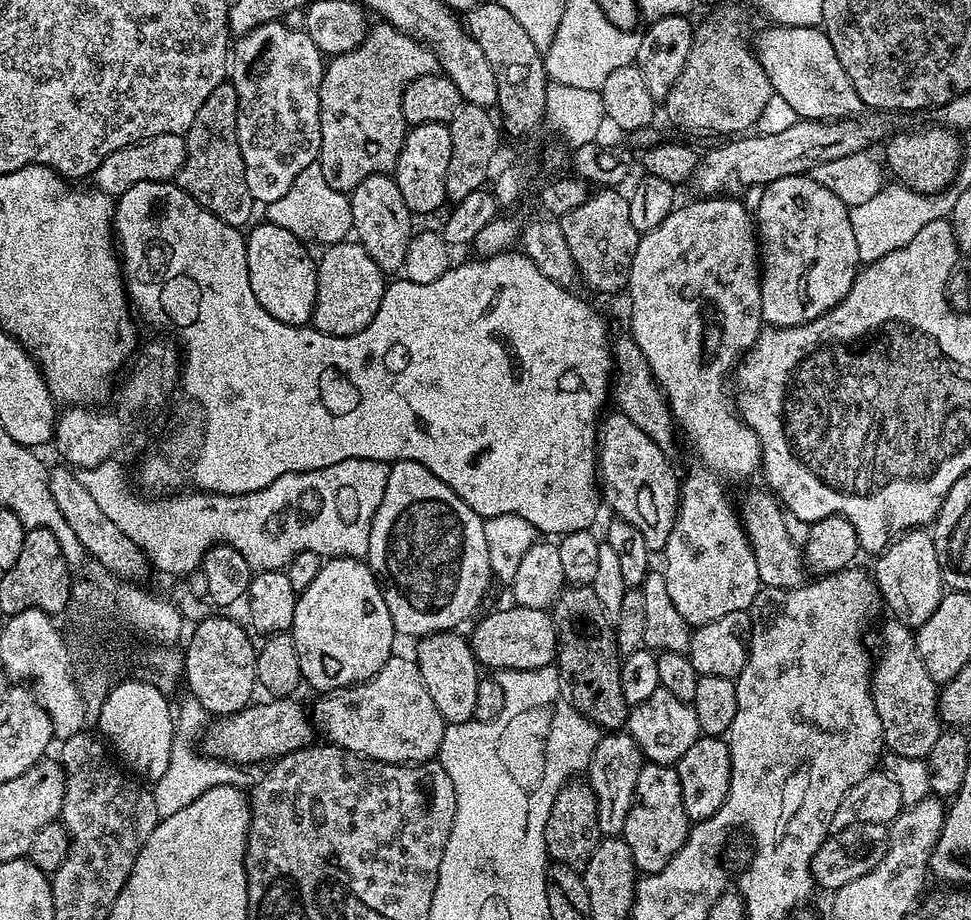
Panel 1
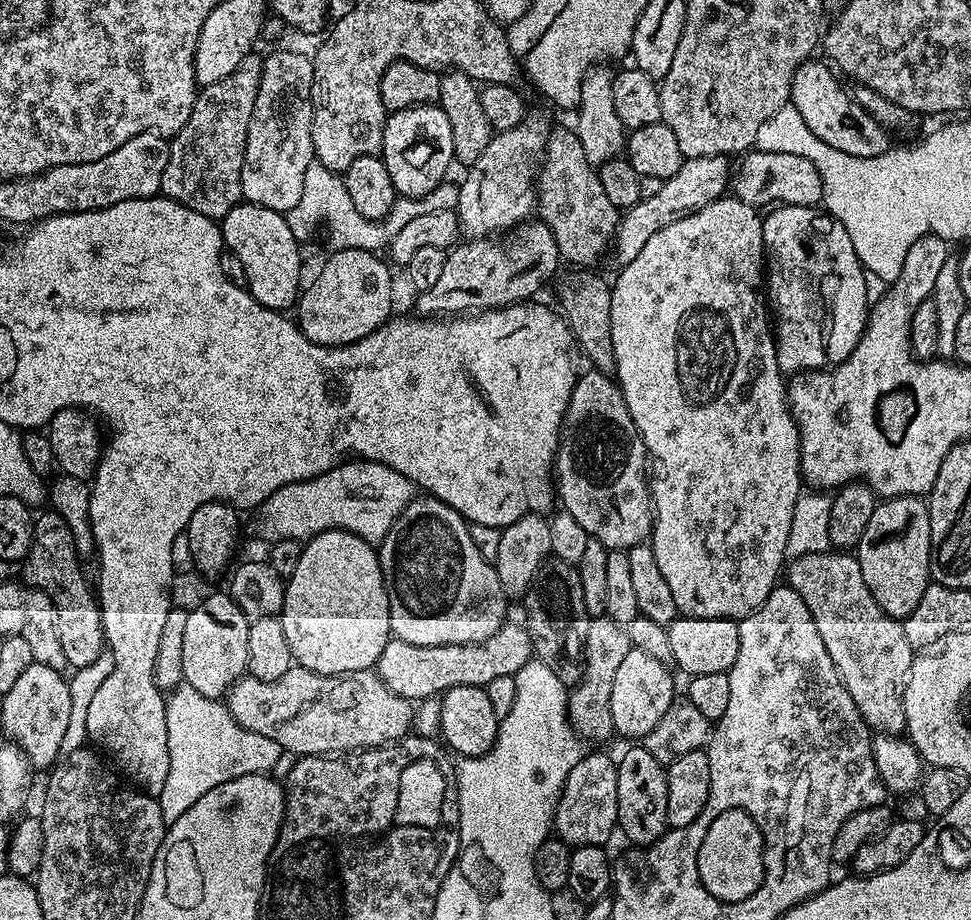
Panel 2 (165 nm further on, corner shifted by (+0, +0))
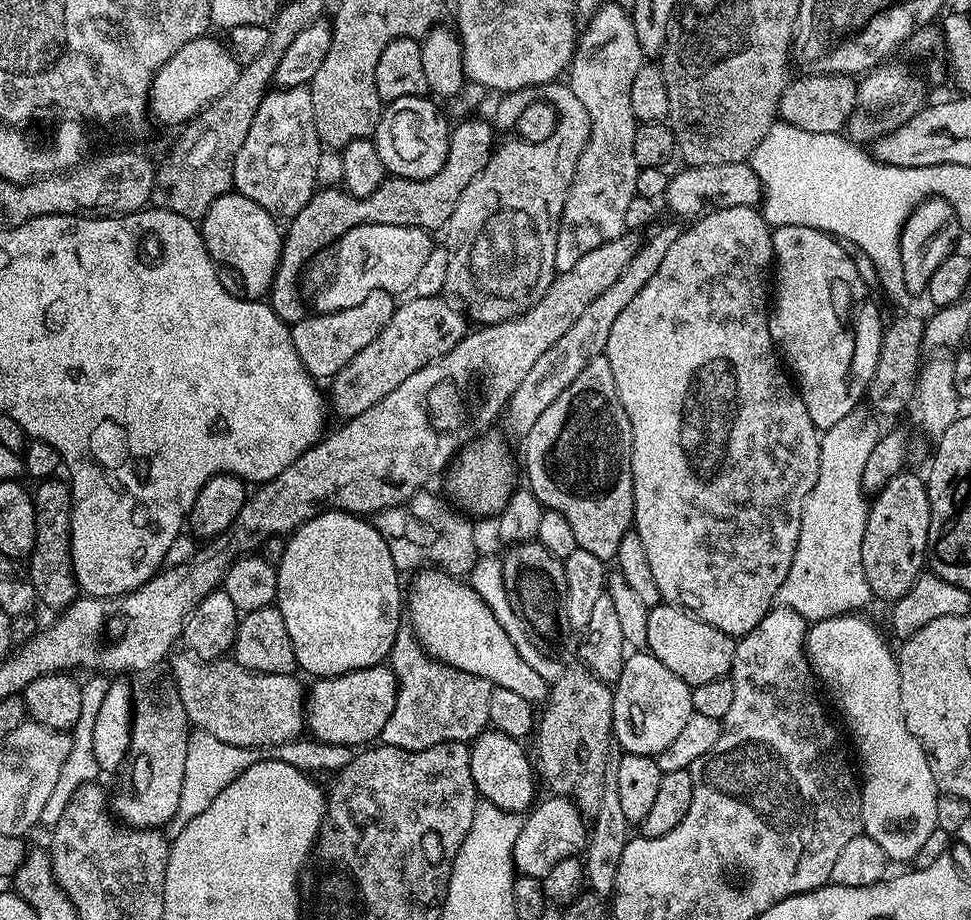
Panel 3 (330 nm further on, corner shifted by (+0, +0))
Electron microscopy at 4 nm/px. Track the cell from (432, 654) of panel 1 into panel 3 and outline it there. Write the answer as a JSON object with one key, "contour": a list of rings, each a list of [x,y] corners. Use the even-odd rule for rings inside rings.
{"contour":[[[489,727],[471,741],[468,750],[470,774],[474,778],[477,793],[487,803],[498,806],[503,812],[523,813],[533,803],[532,794],[535,788],[538,788],[538,780],[529,753],[527,756],[520,744],[523,743],[517,737],[507,736],[497,728]]]}

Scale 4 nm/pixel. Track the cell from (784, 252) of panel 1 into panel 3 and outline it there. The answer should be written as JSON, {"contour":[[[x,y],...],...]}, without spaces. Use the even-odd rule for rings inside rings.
{"contour":[[[782,226],[772,233],[774,303],[768,318],[772,343],[794,377],[802,402],[818,430],[835,429],[835,424],[842,423],[859,406],[860,400],[862,404],[878,366],[878,350],[884,337],[880,312],[868,297],[860,268],[847,251],[836,237],[810,226]]]}

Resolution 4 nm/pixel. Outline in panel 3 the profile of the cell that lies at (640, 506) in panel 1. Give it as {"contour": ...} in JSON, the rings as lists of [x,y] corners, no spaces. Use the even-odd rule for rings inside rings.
{"contour":[[[601,354],[594,357],[590,362],[586,362],[582,372],[578,374],[578,378],[574,378],[574,382],[570,382],[570,386],[566,386],[566,390],[562,390],[562,394],[558,394],[558,398],[554,398],[554,402],[550,402],[550,406],[546,406],[546,410],[542,410],[542,414],[538,414],[538,422],[534,422],[534,426],[530,426],[530,430],[523,437],[523,440],[524,468],[528,471],[527,487],[532,489],[532,493],[538,498],[538,502],[544,505],[547,511],[562,514],[562,518],[566,518],[566,522],[570,522],[570,527],[574,529],[577,548],[590,550],[590,554],[594,554],[594,558],[599,560],[611,561],[615,557],[618,545],[622,542],[625,533],[634,524],[632,514],[634,510],[634,490],[632,489],[632,427],[630,426],[630,418],[618,398],[618,390],[614,386],[614,370],[610,370],[607,355]]]}

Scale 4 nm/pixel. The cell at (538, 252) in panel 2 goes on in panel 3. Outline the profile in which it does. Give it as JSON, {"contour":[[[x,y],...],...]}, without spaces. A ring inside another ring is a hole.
{"contour":[[[413,295],[411,299],[397,307],[382,334],[378,334],[366,350],[358,350],[350,363],[338,375],[331,377],[330,408],[340,418],[357,416],[362,414],[362,410],[370,410],[374,402],[382,402],[382,398],[386,398],[390,390],[402,386],[414,370],[422,370],[422,366],[449,352],[469,331],[465,313],[455,303],[447,304],[443,295]]]}

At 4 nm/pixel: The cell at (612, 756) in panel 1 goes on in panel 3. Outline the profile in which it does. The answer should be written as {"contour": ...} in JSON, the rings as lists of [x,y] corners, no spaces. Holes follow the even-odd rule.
{"contour":[[[549,795],[547,799],[537,803],[521,821],[512,850],[513,867],[519,875],[542,878],[554,862],[583,853],[588,842],[590,828],[576,805],[567,796]]]}

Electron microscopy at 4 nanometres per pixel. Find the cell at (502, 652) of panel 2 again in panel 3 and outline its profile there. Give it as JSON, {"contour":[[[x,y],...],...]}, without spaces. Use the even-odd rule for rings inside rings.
{"contour":[[[384,664],[320,678],[313,684],[306,692],[306,728],[311,739],[323,744],[371,745],[383,730],[390,710],[394,710],[396,675]]]}

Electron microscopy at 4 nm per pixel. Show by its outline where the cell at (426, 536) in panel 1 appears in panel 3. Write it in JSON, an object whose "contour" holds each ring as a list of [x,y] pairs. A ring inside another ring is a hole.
{"contour":[[[435,566],[421,567],[412,578],[412,589],[406,592],[406,620],[429,656],[466,670],[466,674],[486,678],[495,687],[514,690],[534,706],[547,701],[550,682],[522,662],[506,630],[490,614],[490,606],[478,598],[471,583]]]}

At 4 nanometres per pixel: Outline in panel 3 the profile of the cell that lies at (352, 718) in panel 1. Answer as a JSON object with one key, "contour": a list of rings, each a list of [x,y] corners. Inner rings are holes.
{"contour":[[[183,654],[184,656],[173,655],[172,660],[172,681],[171,687],[176,692],[178,698],[182,702],[182,706],[188,715],[188,723],[193,729],[210,734],[214,738],[218,738],[222,742],[230,742],[230,746],[246,746],[247,748],[271,748],[274,744],[285,744],[287,740],[297,739],[305,731],[306,728],[306,708],[304,699],[306,696],[305,689],[300,689],[300,684],[296,681],[295,675],[287,676],[286,674],[270,674],[269,676],[261,676],[258,672],[247,672],[240,664],[237,664],[232,658],[217,658],[214,660],[201,660],[192,654]]]}

